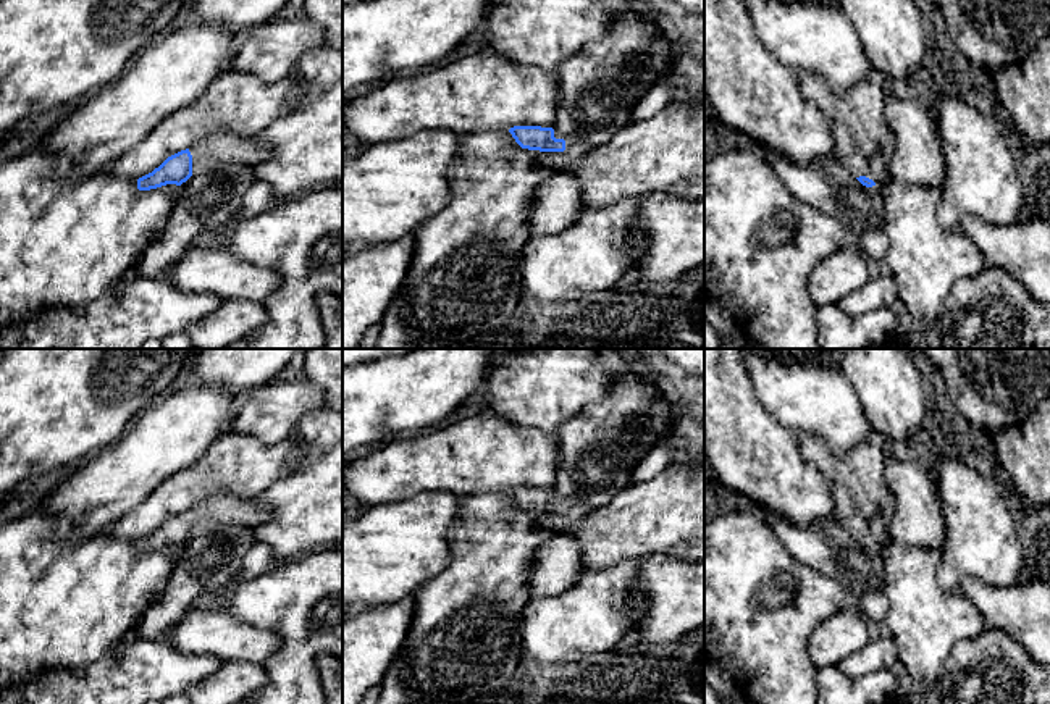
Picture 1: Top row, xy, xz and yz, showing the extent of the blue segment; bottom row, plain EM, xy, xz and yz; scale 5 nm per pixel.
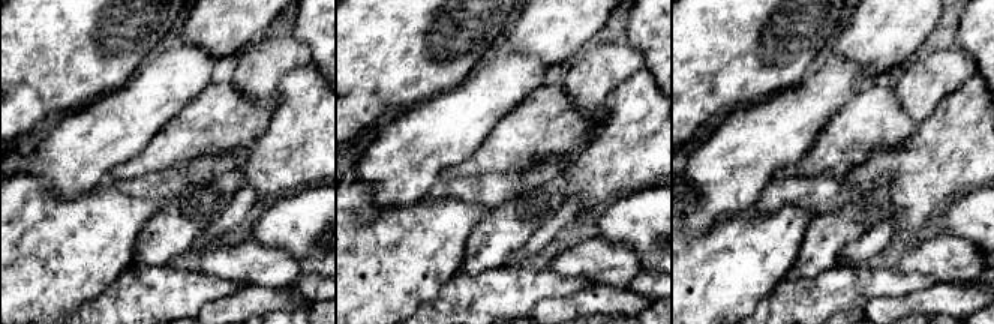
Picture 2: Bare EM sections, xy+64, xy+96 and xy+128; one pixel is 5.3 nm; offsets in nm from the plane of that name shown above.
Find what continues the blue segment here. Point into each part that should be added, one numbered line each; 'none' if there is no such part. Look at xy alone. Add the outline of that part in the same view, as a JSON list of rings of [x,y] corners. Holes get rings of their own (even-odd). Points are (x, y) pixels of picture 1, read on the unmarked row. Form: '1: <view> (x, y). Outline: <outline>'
1: xy (217, 512). Outline: [[[212,494],[189,510],[192,536],[221,533],[233,526],[255,528],[267,520],[268,512],[257,499],[241,499],[234,494]]]

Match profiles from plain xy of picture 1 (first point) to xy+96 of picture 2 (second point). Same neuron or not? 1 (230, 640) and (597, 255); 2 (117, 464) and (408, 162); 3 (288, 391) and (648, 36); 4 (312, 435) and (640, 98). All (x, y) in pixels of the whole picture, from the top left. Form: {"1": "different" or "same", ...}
{"1": "same", "2": "same", "3": "different", "4": "same"}

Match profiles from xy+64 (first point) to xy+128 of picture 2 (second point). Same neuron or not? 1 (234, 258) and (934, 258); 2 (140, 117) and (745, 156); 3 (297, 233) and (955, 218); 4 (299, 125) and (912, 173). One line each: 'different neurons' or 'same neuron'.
1: same neuron
2: same neuron
3: same neuron
4: same neuron

